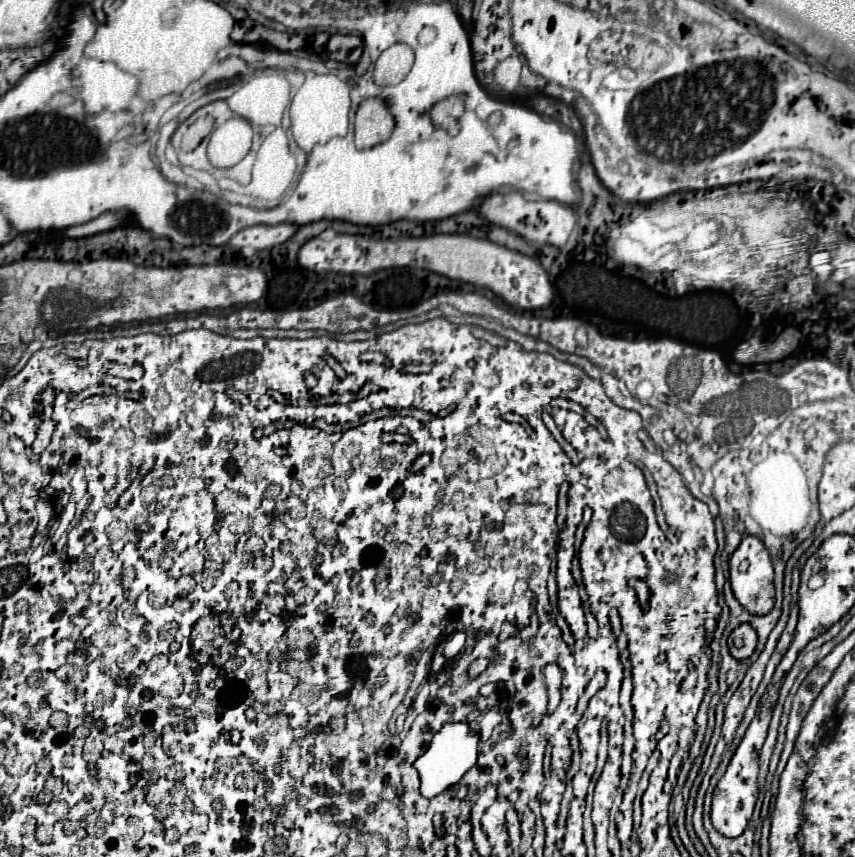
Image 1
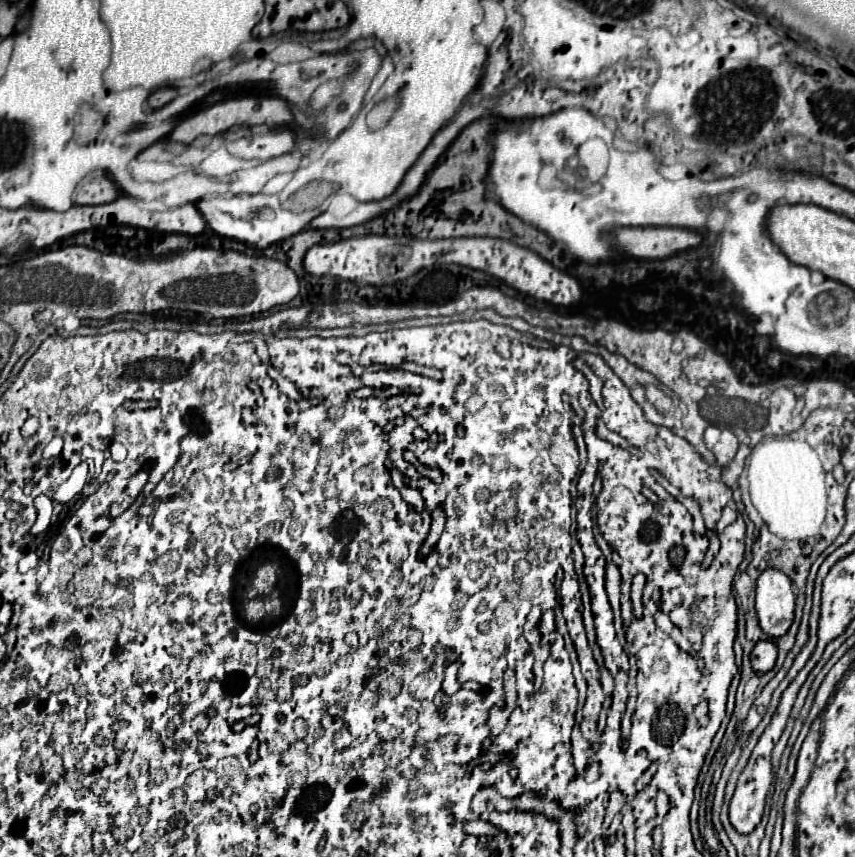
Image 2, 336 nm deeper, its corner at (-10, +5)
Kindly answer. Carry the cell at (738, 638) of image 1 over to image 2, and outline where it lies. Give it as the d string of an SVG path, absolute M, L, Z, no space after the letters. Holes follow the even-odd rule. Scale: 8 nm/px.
M772 640L758 642L752 650L752 668L754 668L754 672L764 674L764 672L772 670L774 664L776 664L776 658L778 658L778 650L776 650L776 644Z

